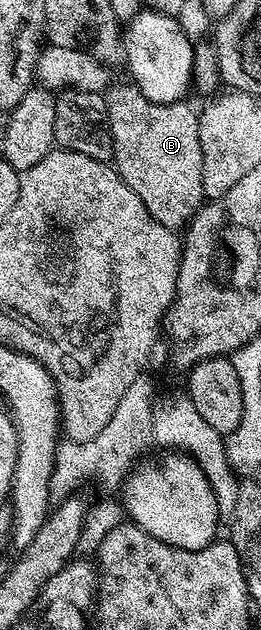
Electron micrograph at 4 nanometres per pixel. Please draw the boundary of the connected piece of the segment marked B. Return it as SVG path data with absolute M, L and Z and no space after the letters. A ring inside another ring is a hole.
M111 85L104 94L114 145L112 165L157 222L171 228L185 227L206 198L199 111L193 110L186 100L168 104L153 102L137 86L125 85Z

